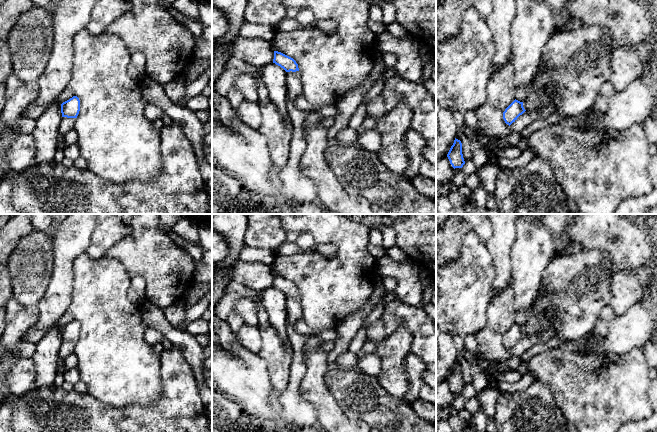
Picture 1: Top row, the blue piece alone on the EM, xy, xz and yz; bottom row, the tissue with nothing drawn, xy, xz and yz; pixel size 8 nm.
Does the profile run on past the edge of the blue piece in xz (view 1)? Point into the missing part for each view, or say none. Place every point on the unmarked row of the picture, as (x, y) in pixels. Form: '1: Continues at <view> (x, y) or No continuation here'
1: Continues at xz (294, 305)

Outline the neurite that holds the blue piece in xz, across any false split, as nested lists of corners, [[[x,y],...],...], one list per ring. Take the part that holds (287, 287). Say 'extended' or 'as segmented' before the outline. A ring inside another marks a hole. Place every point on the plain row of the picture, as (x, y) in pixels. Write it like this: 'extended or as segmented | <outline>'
extended | [[[274,275],[273,287],[286,295],[286,305],[290,324],[295,329],[297,321],[303,317],[302,302],[296,285],[278,275]]]

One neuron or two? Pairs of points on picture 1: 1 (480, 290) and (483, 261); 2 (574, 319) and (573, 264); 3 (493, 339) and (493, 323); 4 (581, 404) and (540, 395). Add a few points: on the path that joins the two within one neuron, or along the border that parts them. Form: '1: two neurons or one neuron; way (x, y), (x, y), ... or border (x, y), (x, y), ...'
1: one neuron; way (480, 283), (480, 268)
2: one neuron; way (575, 305), (575, 278)
3: one neuron; way (493, 335), (493, 327)
4: two neurons; border (539, 380), (549, 385), (550, 391), (565, 419)

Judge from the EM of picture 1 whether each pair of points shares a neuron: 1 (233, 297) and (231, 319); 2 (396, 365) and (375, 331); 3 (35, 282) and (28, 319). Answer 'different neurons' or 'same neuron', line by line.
1: same neuron
2: different neurons
3: different neurons

